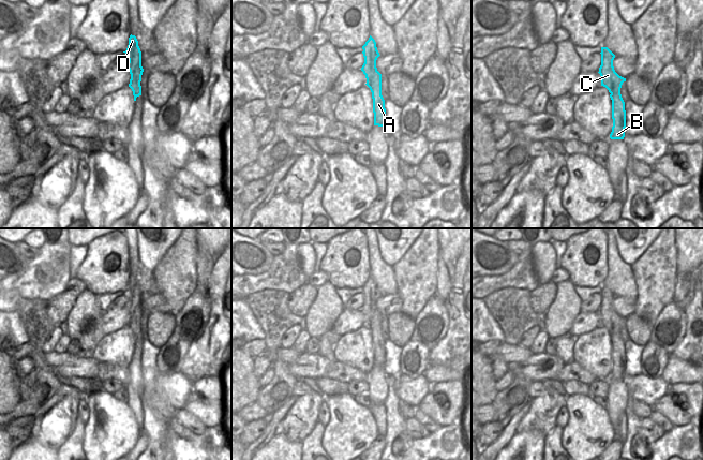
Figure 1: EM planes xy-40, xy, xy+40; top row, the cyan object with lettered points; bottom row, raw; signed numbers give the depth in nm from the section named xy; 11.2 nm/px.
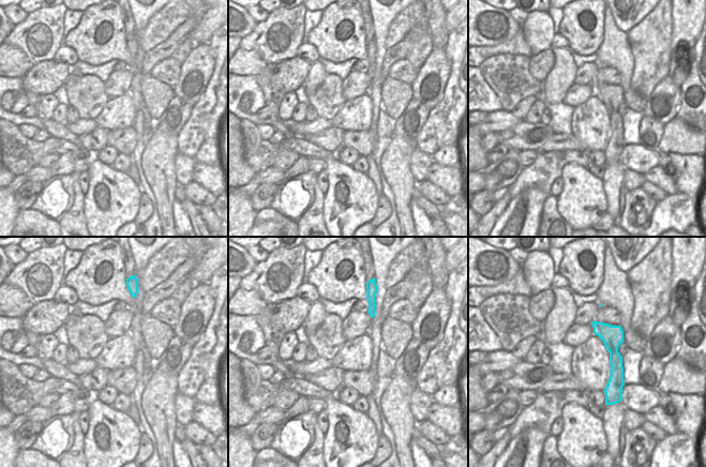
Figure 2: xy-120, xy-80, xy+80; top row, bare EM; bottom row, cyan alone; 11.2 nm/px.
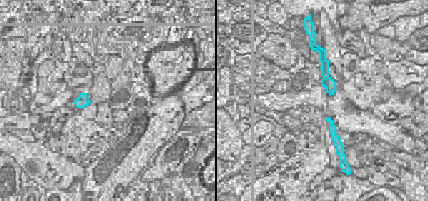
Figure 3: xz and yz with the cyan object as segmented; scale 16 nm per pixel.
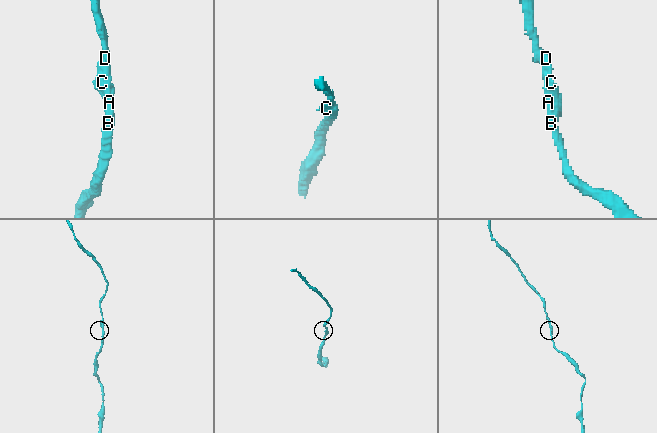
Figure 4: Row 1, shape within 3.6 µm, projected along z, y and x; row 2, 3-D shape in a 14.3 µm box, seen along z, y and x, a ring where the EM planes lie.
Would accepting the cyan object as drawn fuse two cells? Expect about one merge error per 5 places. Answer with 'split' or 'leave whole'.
leave whole

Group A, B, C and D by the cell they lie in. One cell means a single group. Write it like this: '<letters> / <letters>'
A B C D

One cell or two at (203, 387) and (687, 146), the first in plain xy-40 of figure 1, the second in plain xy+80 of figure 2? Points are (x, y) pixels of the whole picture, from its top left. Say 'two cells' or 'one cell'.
two cells

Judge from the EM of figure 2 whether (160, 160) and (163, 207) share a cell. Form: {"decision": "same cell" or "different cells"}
{"decision": "same cell"}

